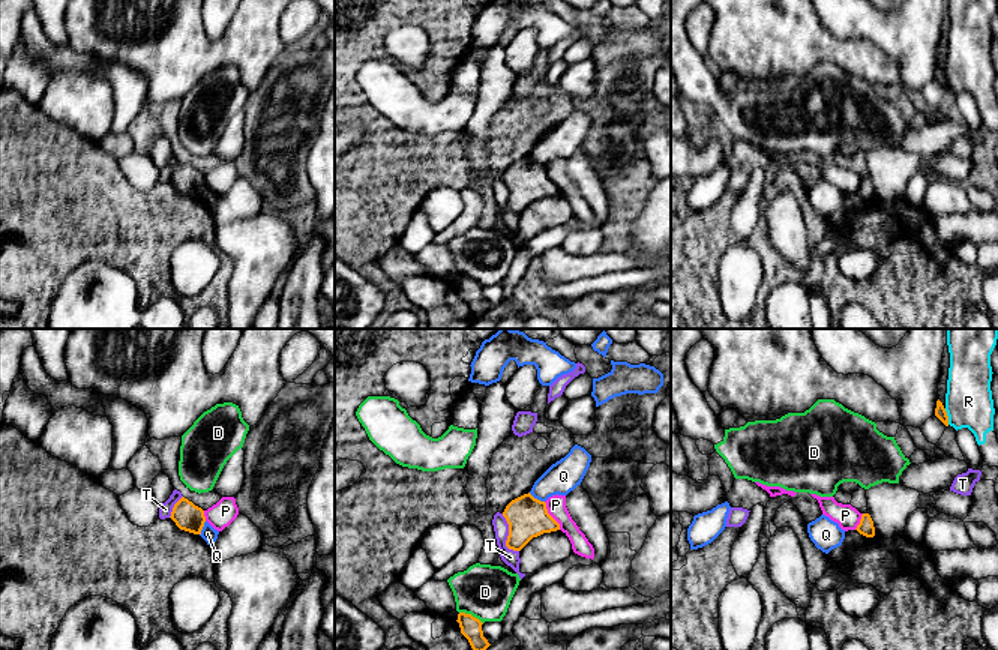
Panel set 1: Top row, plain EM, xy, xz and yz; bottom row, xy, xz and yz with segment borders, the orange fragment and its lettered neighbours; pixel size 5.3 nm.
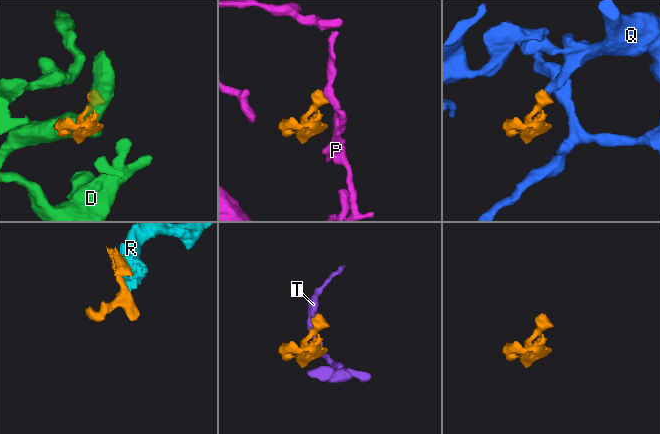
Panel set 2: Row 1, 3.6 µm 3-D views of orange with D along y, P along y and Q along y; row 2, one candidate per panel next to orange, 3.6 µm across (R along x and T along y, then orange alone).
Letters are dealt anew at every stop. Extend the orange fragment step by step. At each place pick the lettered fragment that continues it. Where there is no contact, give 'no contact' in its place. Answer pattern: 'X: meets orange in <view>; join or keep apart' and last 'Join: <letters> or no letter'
D: meets orange in xz; keep apart
P: meets orange in xz; keep apart
Q: meets orange in xz; keep apart
R: meets orange in yz; keep apart
T: meets orange in xz; keep apart
Join: no letter

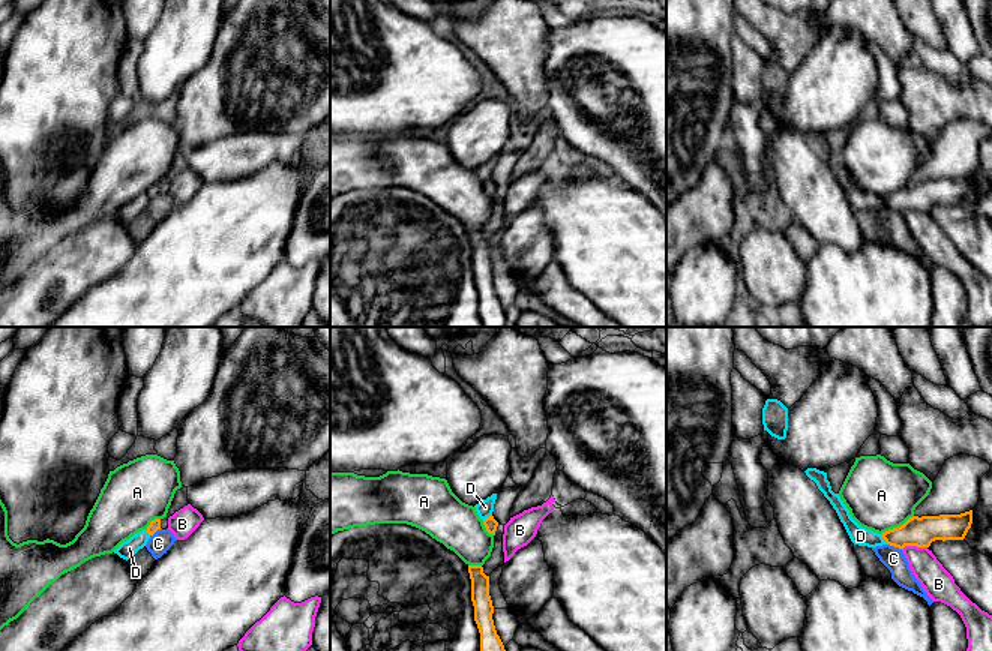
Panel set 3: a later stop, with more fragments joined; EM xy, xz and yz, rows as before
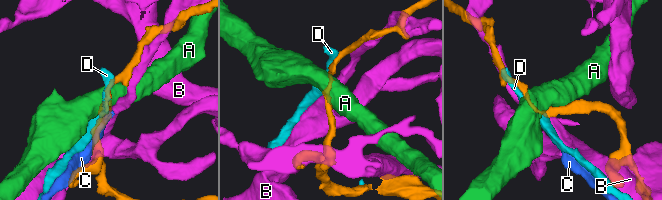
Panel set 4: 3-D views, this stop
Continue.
A: meets orange in yz; keep apart
B: meets orange in yz; keep apart
C: meets orange in yz; join
D: meets orange in yz; keep apart
Join: C

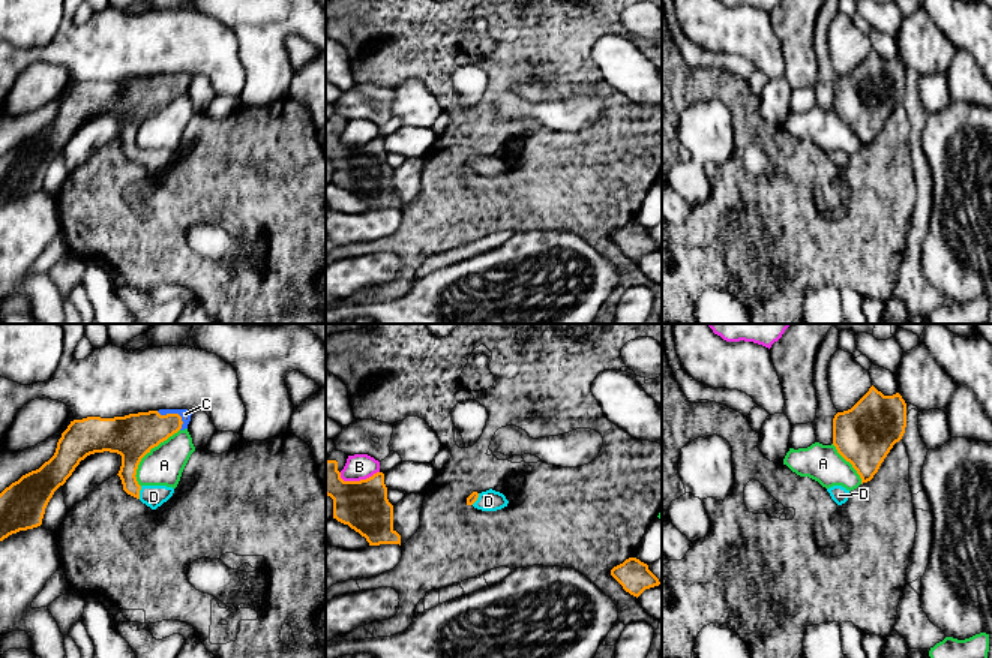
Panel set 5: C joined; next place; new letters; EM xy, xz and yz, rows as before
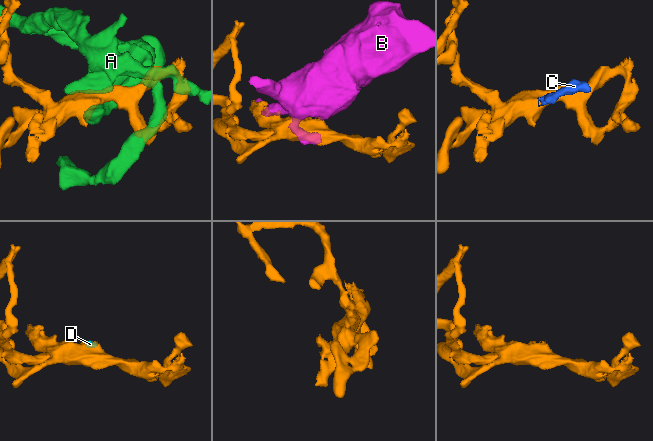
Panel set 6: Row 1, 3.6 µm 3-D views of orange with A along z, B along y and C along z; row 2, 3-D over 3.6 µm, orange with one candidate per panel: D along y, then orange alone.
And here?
A: meets orange in xy; keep apart
B: meets orange in xz; keep apart
C: meets orange in xy; join
D: meets orange in xy; join
Join: C, D

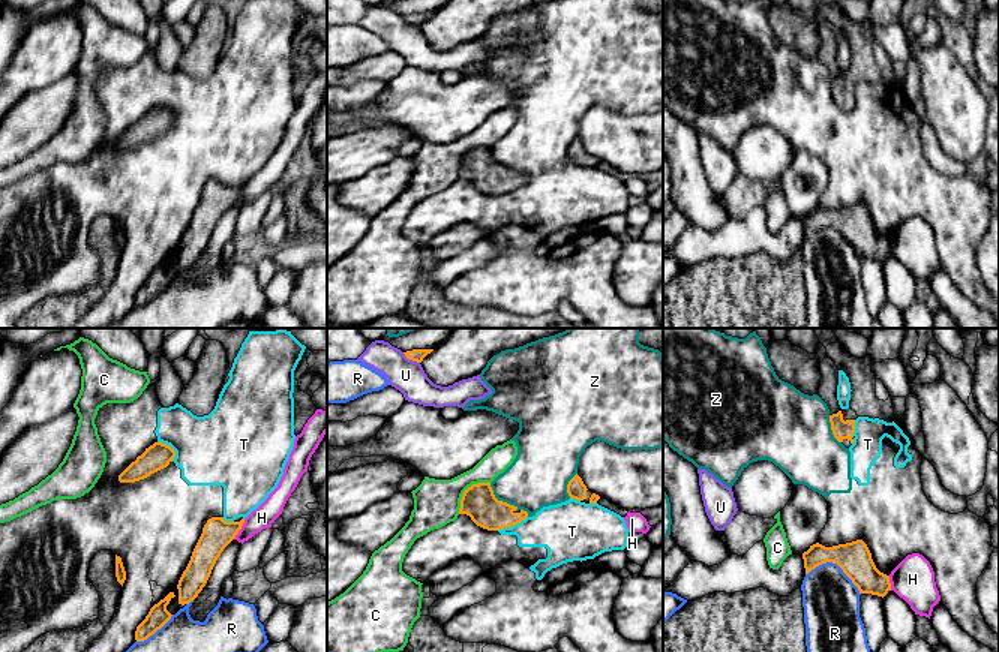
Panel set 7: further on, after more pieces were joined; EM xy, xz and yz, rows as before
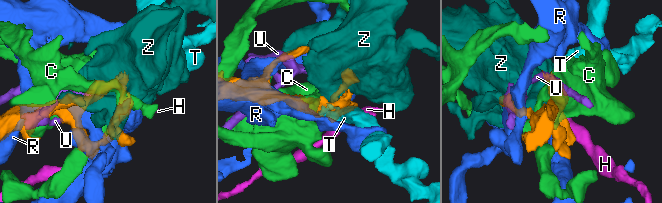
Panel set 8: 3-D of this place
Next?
C: meets orange in xz; keep apart
H: meets orange in xy; keep apart
R: meets orange in yz; keep apart
T: meets orange in xz; keep apart
U: meets orange in xz; keep apart
Z: meets orange in xz; keep apart
Join: no letter

